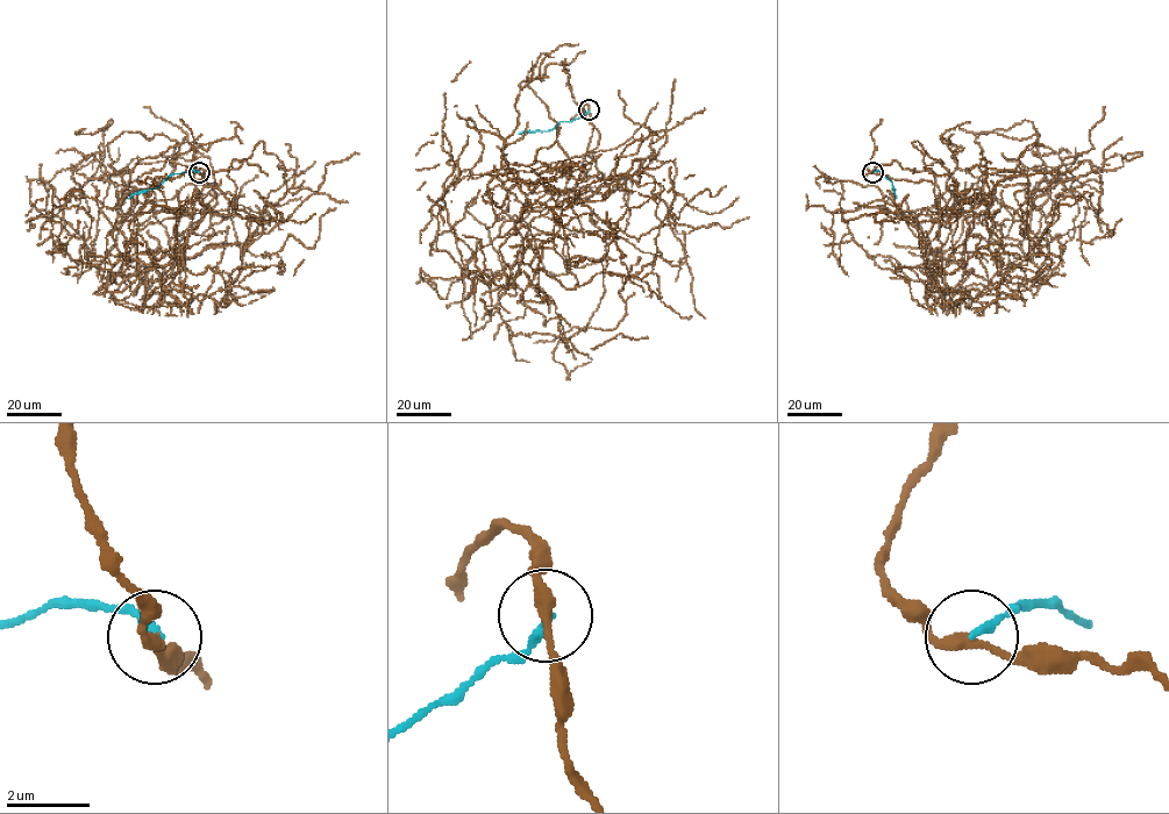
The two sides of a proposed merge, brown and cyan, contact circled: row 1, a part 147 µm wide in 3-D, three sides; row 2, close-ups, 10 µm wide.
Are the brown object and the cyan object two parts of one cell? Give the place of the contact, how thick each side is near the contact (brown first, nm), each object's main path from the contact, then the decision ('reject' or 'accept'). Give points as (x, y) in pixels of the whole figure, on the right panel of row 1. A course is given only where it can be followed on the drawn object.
place (872, 172); calibres 240 and 200 nm; course brown (872, 172), (940, 190), (933, 286), (990, 279), (990, 230), (956, 186), (922, 240), (970, 306), (1105, 107); course cyan (872, 172), (884, 173), (892, 184), (896, 198); reject

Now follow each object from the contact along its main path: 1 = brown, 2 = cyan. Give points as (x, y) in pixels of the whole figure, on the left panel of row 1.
1: (199, 172), (214, 233), (107, 286), (205, 186), (250, 238), (226, 306), (159, 306), (216, 198), (143, 107)
2: (199, 172), (171, 175), (157, 187), (128, 198)

